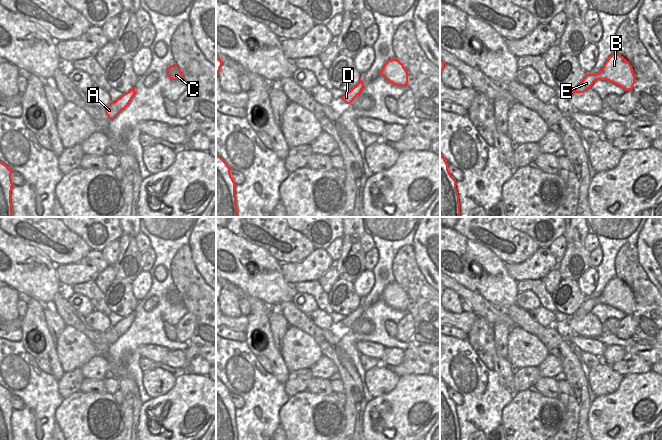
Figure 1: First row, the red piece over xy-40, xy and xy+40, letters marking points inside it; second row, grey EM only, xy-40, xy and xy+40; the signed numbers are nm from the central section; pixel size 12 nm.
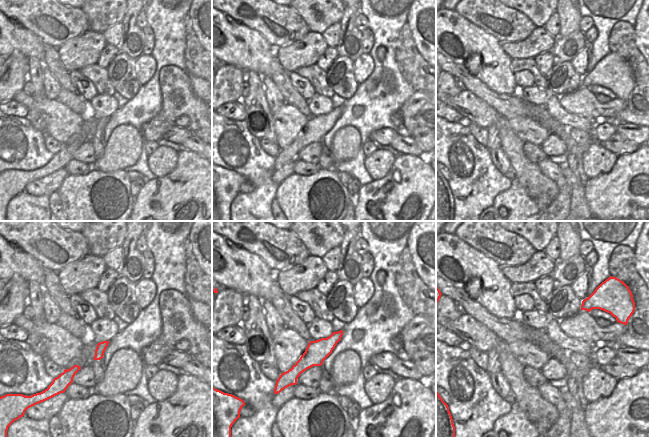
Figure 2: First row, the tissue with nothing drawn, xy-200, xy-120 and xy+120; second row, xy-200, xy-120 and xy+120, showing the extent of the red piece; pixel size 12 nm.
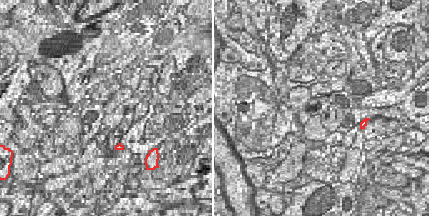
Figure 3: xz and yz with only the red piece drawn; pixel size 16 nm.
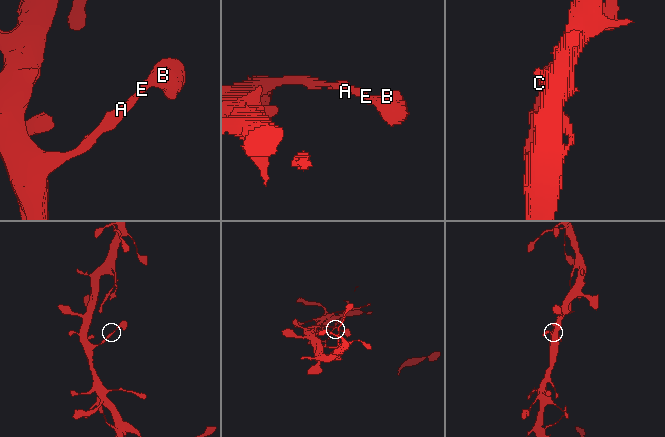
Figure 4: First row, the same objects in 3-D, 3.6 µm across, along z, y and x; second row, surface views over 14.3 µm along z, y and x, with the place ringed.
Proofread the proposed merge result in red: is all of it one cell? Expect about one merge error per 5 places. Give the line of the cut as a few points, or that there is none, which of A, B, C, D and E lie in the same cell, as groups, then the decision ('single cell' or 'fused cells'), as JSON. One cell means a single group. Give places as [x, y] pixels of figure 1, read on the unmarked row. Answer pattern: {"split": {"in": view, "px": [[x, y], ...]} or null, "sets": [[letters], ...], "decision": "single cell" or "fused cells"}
{"split": null, "sets": [["A", "B", "C", "D", "E"]], "decision": "single cell"}

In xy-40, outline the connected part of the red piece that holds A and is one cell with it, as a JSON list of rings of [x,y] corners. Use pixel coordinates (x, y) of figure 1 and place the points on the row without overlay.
[[[135,311],[130,315],[123,317],[115,326],[111,326],[106,332],[105,337],[112,345],[122,334],[124,334],[135,319]]]

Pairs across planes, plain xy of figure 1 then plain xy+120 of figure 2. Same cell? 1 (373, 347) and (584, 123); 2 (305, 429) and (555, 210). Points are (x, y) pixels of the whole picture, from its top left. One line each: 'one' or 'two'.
1: one
2: two

